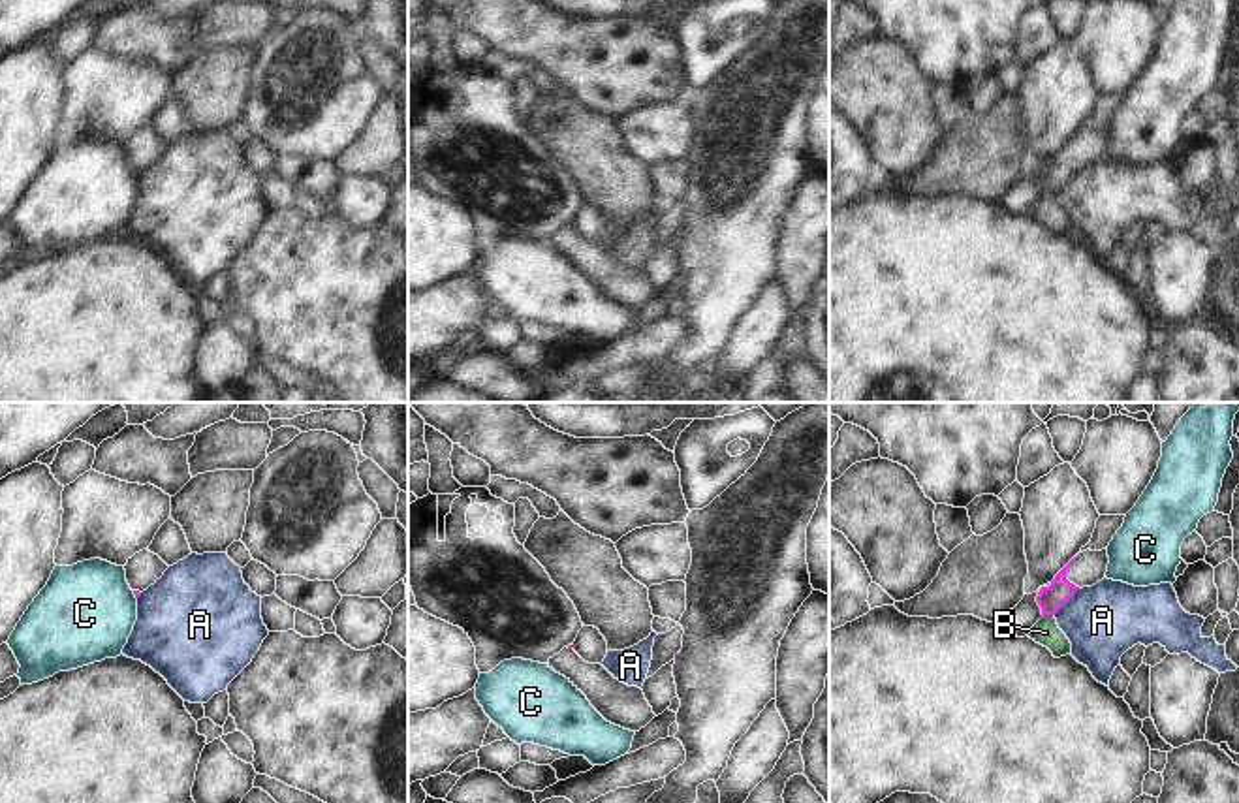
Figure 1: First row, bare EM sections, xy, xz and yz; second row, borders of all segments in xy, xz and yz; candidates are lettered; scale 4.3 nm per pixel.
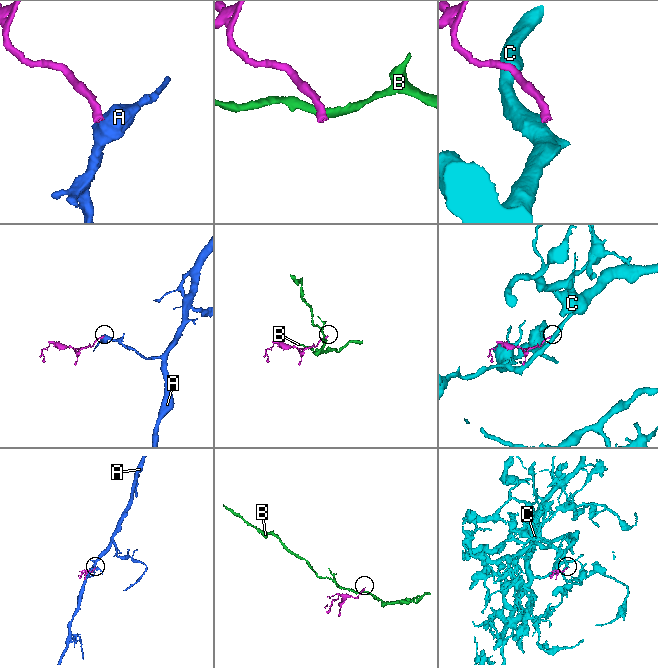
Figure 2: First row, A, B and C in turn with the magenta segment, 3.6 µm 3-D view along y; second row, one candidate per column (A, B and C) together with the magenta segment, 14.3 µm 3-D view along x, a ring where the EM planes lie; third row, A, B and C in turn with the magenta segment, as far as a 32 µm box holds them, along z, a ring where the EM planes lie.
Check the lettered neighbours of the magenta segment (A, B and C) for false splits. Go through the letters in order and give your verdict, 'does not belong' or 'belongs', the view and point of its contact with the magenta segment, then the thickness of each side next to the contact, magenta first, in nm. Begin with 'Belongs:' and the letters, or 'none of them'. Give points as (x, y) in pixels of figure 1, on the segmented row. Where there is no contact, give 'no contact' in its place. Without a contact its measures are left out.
Belongs: none of them
A: does not belong; meets magenta in yz at (1066, 600); 110 nm thick on the magenta side, 320 nm on the other
B: does not belong; meets magenta in yz at (1050, 614); 110 nm thick on the magenta side, 120 nm on the other
C: does not belong; meets magenta in xy at (134, 593); 20 nm thick on the magenta side, 420 nm on the other

